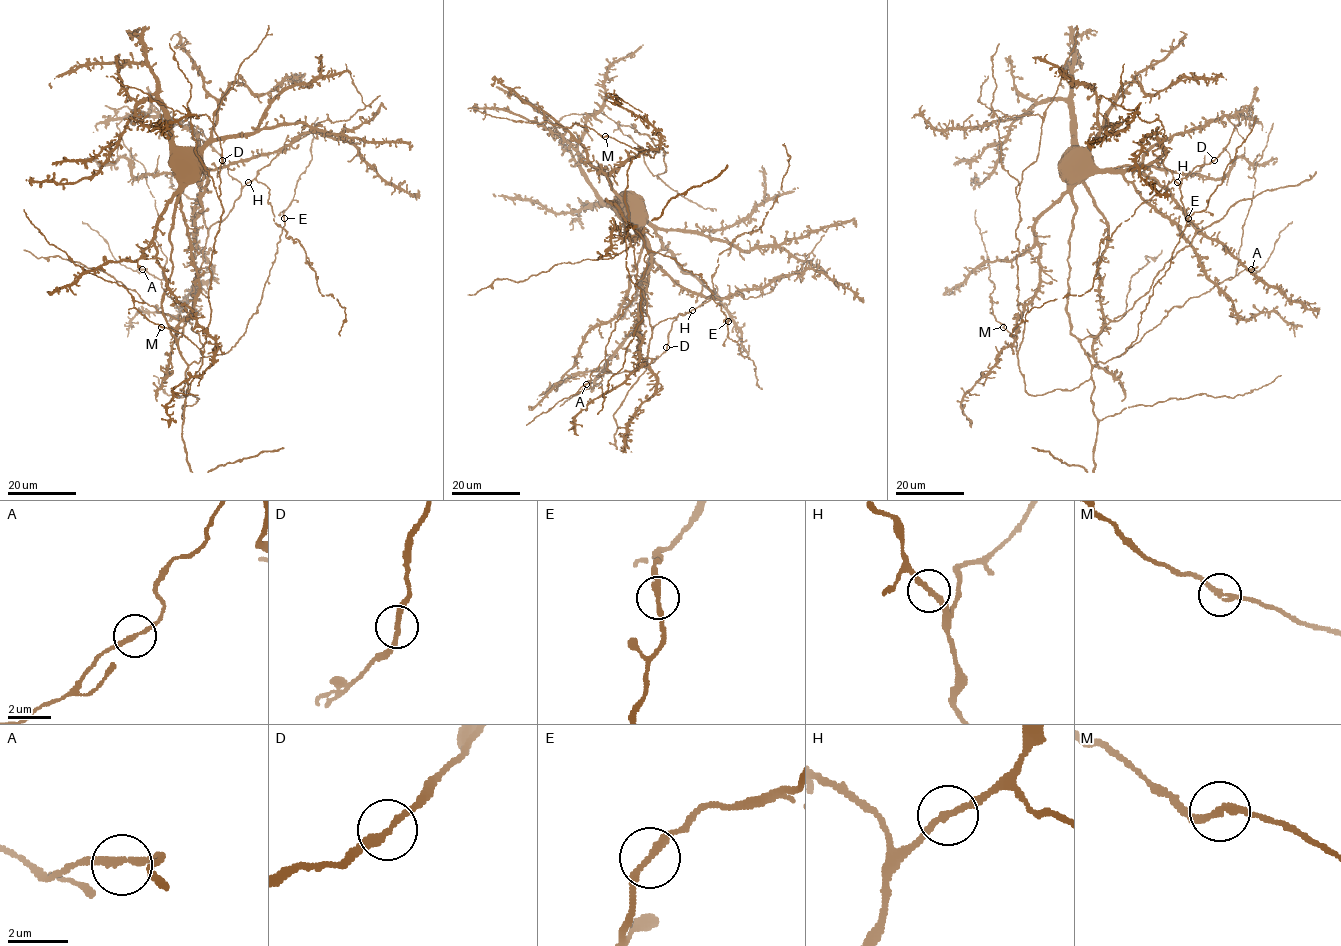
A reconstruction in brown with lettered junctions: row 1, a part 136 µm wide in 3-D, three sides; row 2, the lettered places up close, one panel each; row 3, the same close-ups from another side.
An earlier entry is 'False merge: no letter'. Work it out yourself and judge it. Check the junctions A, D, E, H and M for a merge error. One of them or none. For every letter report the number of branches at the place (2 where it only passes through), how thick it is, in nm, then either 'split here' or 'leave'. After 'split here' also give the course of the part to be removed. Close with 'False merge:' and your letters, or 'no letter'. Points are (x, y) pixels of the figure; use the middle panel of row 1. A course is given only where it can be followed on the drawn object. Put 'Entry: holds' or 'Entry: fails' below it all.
A: branches 2; calibre 200 nm; leave
D: branches 2; calibre 220 nm; leave
E: branches 2; calibre 240 nm; leave
H: branches 2; calibre 200 nm; leave
M: branches 2; calibre 200 nm; leave
False merge: no letter
Entry: holds

